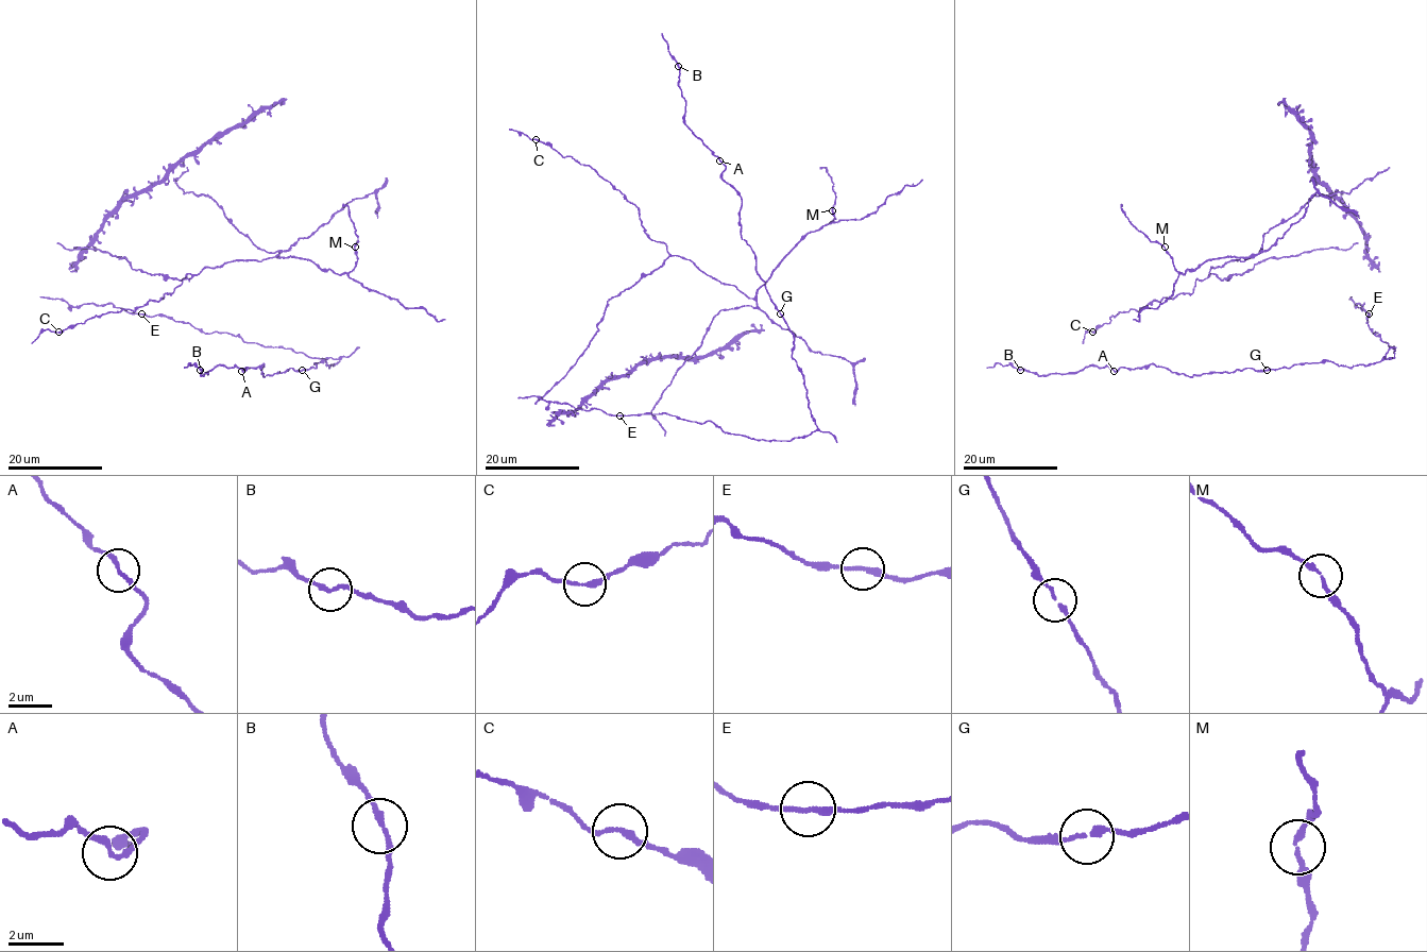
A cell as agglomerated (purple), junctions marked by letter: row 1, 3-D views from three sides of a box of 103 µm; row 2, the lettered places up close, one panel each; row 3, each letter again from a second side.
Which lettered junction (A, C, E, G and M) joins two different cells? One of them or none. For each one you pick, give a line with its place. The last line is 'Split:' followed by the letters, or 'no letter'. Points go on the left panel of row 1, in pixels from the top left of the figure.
Split: no letter

